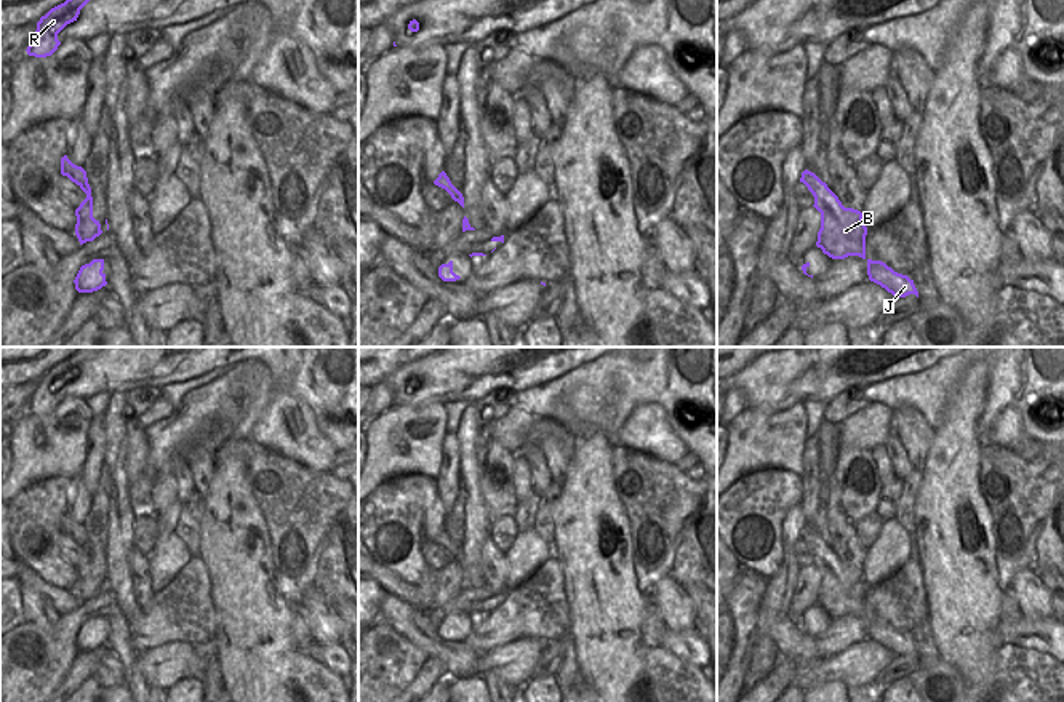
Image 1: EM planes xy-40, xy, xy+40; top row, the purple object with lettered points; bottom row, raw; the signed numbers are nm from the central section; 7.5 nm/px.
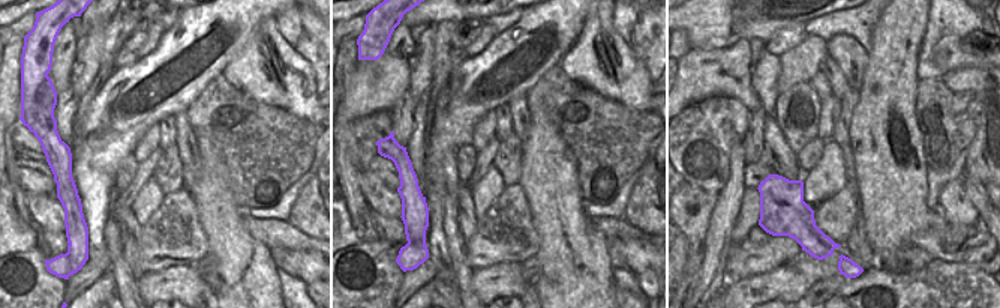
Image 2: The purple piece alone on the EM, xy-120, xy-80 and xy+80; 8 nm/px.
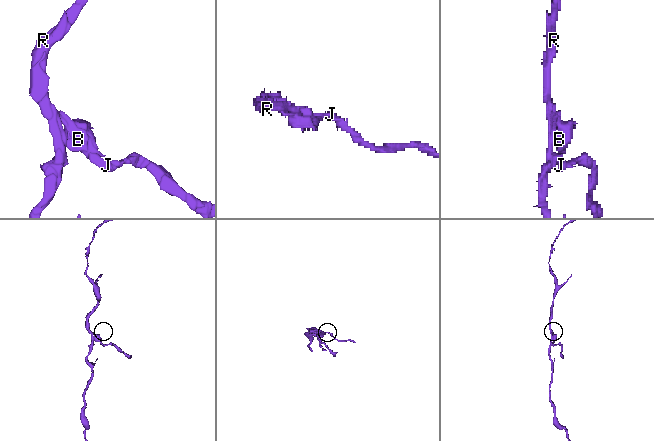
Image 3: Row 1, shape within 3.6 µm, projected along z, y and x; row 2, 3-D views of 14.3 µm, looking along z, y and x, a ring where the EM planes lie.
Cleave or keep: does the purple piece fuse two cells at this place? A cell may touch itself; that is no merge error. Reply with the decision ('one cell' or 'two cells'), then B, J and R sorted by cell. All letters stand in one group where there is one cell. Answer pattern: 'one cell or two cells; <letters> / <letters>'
two cells; B J / R

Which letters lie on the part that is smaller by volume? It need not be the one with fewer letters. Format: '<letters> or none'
B, J

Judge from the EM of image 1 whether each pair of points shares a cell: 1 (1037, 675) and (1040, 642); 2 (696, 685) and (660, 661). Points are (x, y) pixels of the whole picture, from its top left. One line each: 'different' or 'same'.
1: different
2: same

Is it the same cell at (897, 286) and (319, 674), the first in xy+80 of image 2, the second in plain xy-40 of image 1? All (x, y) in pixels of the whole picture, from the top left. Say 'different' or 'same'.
same

